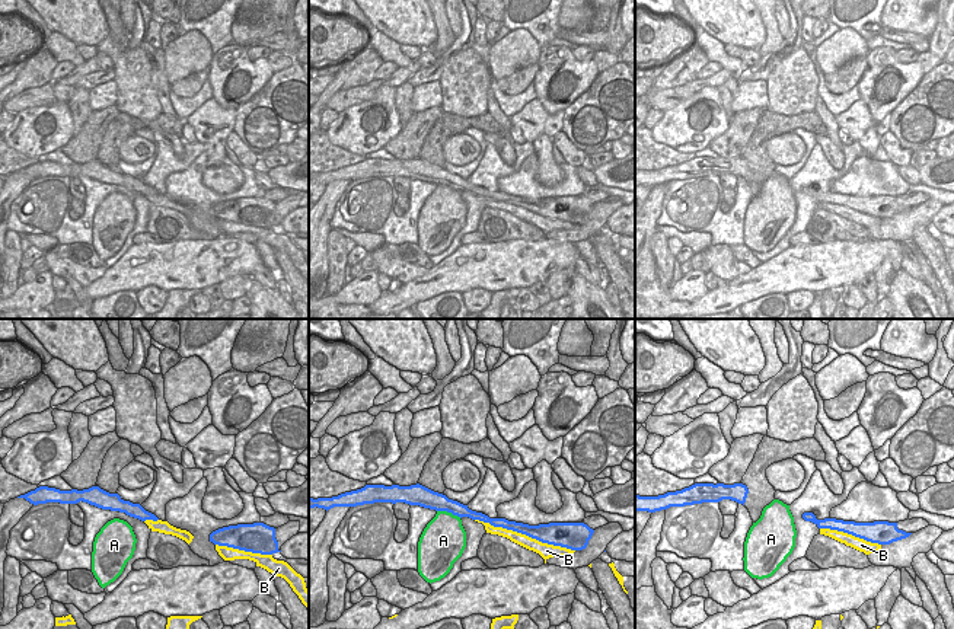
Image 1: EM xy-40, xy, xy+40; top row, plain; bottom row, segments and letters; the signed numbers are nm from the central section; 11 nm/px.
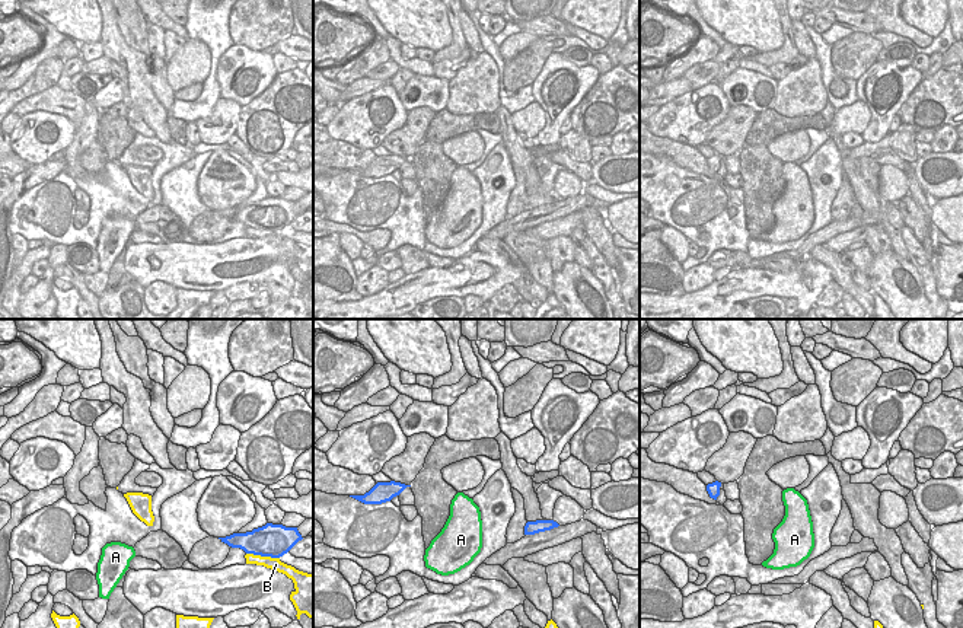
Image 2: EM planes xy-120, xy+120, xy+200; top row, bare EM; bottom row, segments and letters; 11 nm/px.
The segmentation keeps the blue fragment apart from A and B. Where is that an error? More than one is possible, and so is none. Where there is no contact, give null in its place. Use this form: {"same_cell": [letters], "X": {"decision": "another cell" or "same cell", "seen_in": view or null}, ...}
{"same_cell": [], "A": {"decision": "another cell", "seen_in": "xy"}, "B": {"decision": "another cell", "seen_in": "xy"}}

